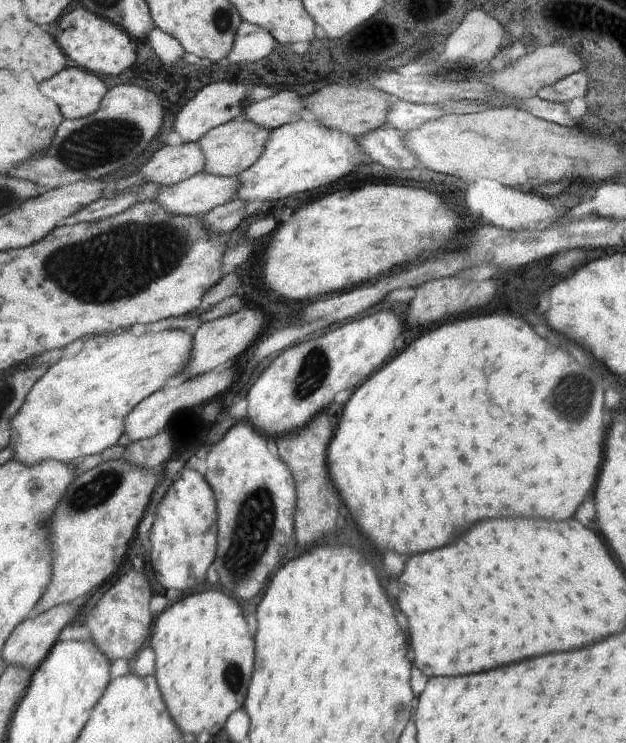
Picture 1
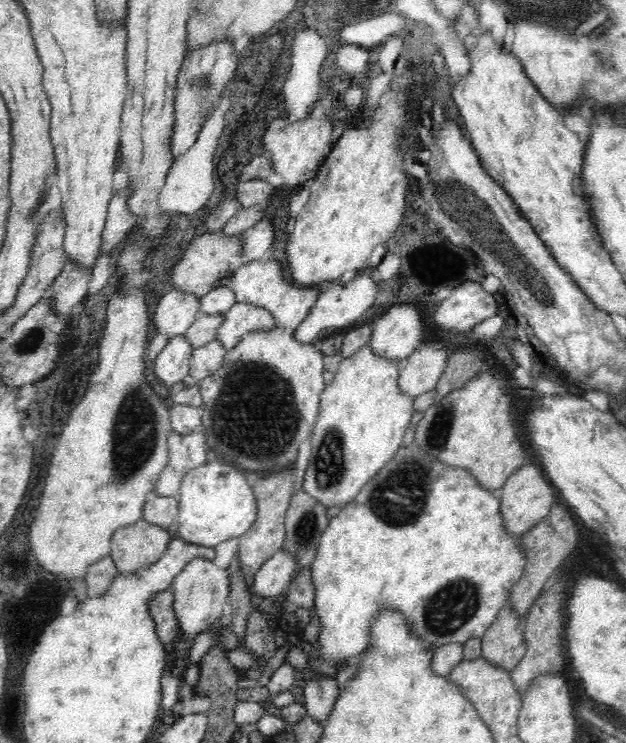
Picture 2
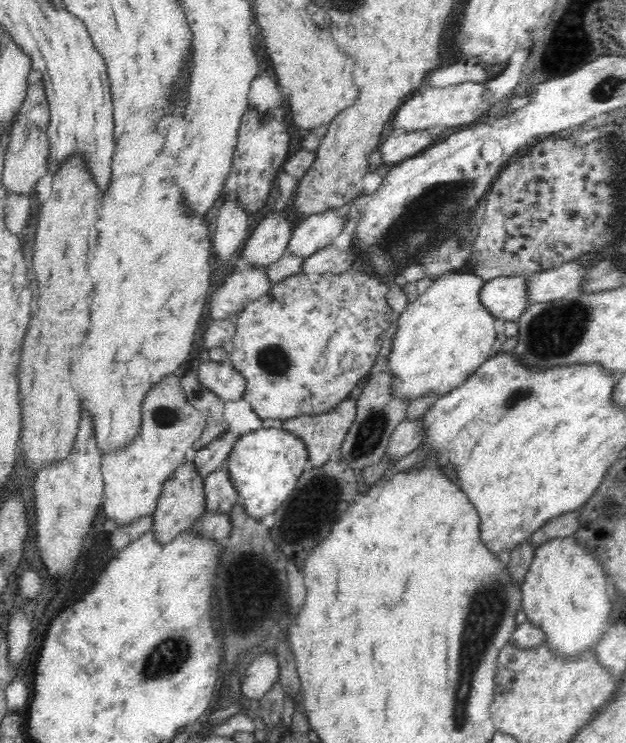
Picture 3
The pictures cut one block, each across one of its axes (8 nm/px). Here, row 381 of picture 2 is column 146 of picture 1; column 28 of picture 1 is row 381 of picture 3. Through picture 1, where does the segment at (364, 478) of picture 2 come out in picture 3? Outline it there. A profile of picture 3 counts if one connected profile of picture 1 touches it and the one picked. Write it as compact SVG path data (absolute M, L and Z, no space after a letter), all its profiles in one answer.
M467 272L444 274L410 303L400 313L393 346L388 356L388 371L391 376L391 396L416 400L428 394L440 397L461 386L476 369L494 353L492 344L496 340L494 322L496 318L488 313L488 308L480 302L479 292L486 281Z

